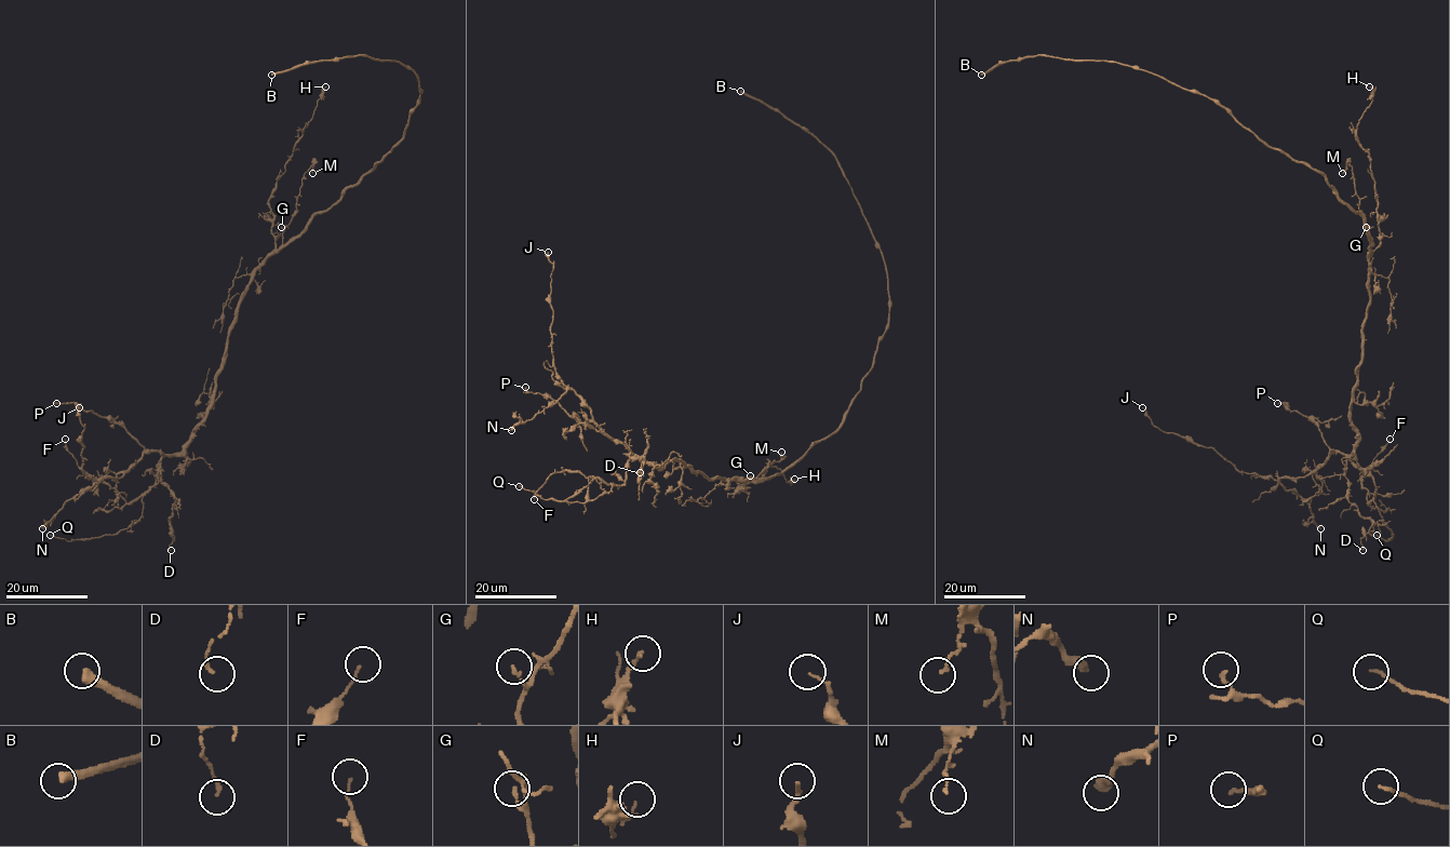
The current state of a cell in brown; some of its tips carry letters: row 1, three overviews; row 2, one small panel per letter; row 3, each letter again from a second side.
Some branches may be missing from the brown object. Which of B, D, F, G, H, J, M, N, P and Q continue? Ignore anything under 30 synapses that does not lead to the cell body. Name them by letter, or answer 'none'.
B

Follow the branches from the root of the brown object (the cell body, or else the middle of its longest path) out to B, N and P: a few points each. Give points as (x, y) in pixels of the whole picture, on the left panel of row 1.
B: (301, 232), (403, 137), (408, 117), (419, 101), (418, 80), (398, 62), (361, 55), (306, 62), (271, 75)
N: (301, 232), (255, 272), (207, 416), (187, 445), (171, 455), (147, 452), (121, 476), (69, 499), (42, 528)
P: (301, 232), (255, 272), (230, 331), (207, 416), (179, 453), (148, 452), (107, 418), (74, 403), (56, 403)

